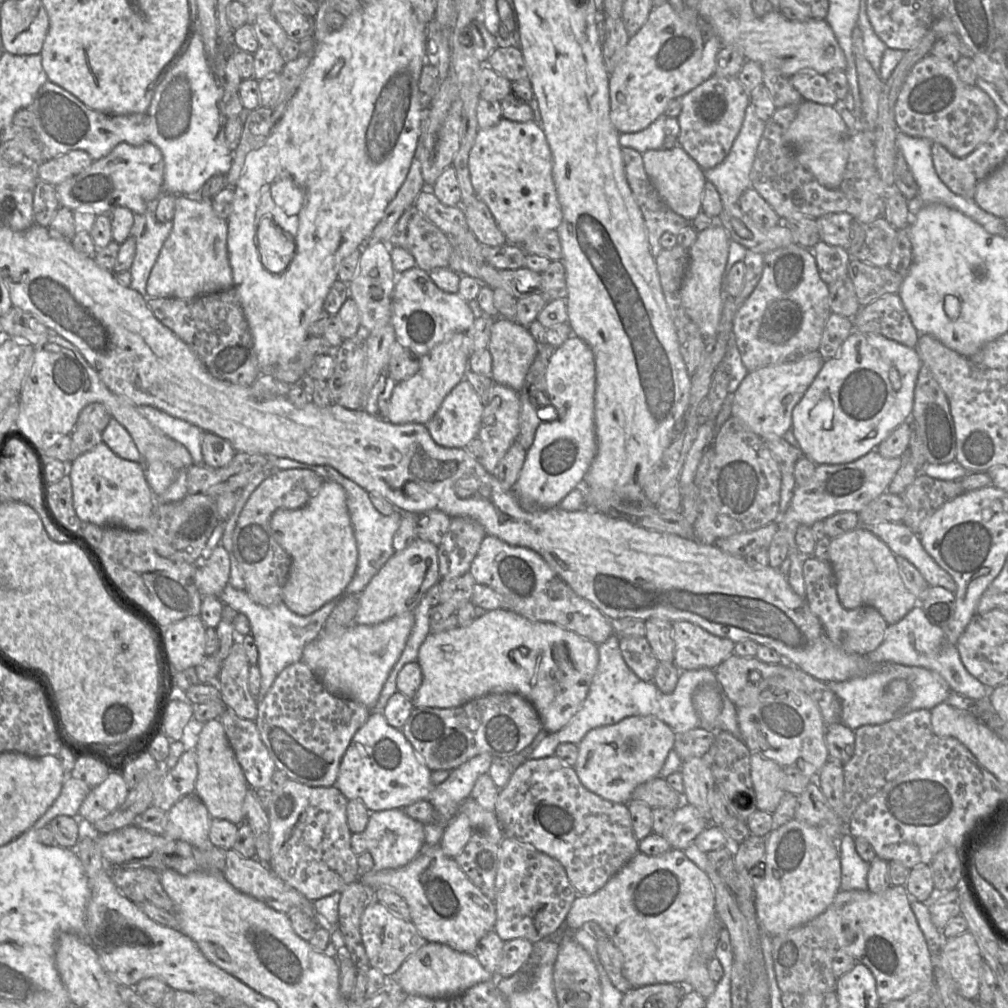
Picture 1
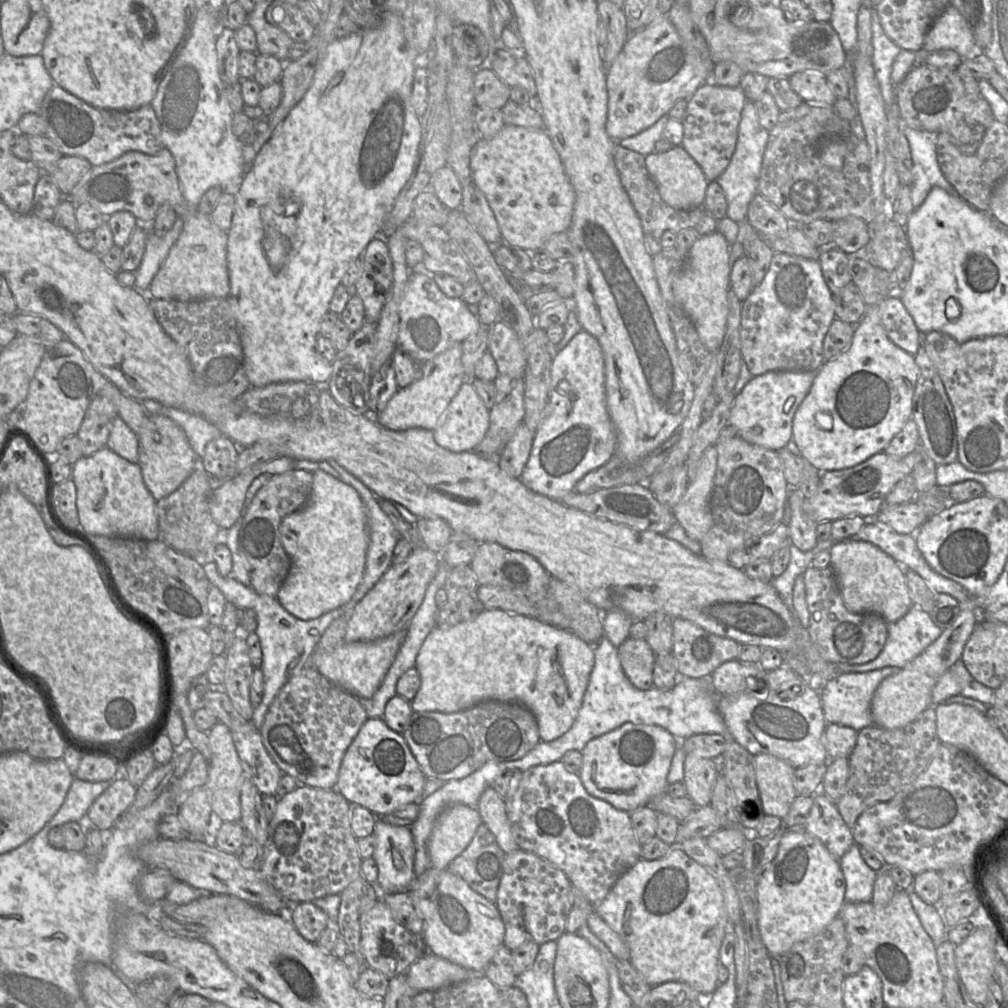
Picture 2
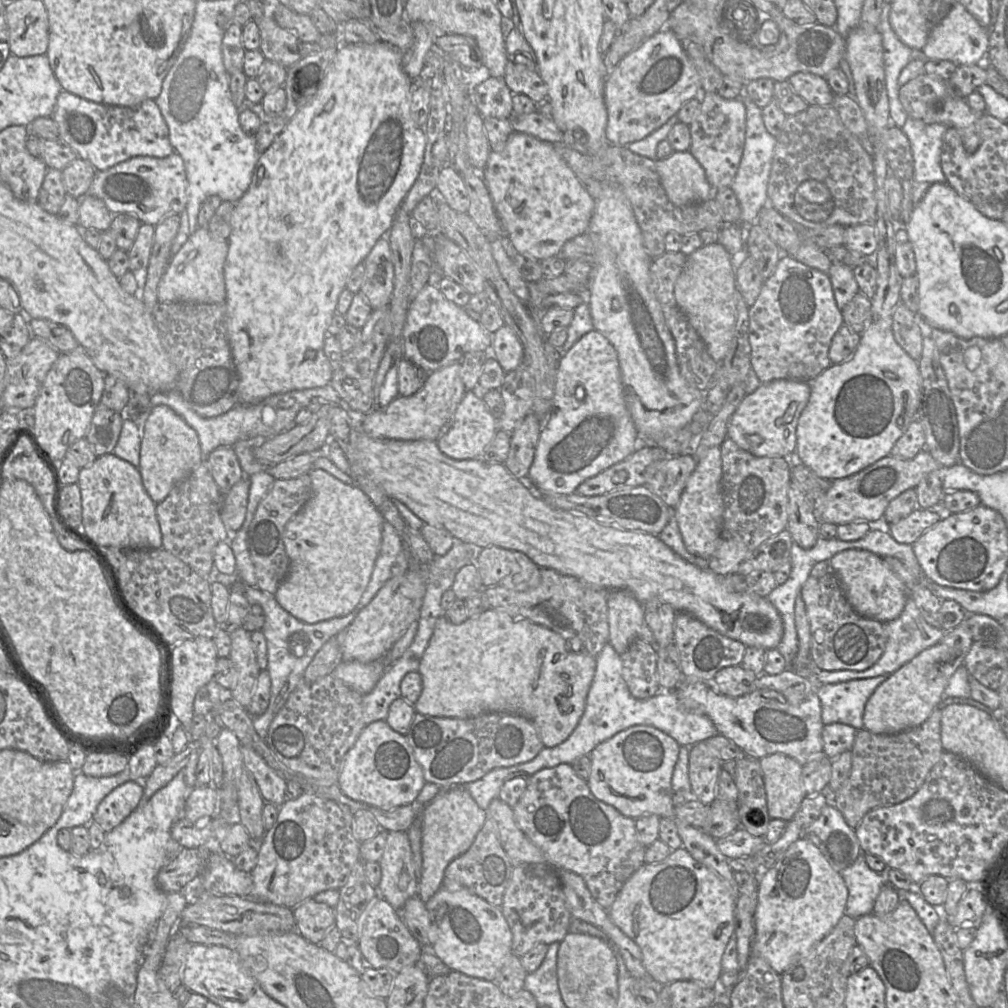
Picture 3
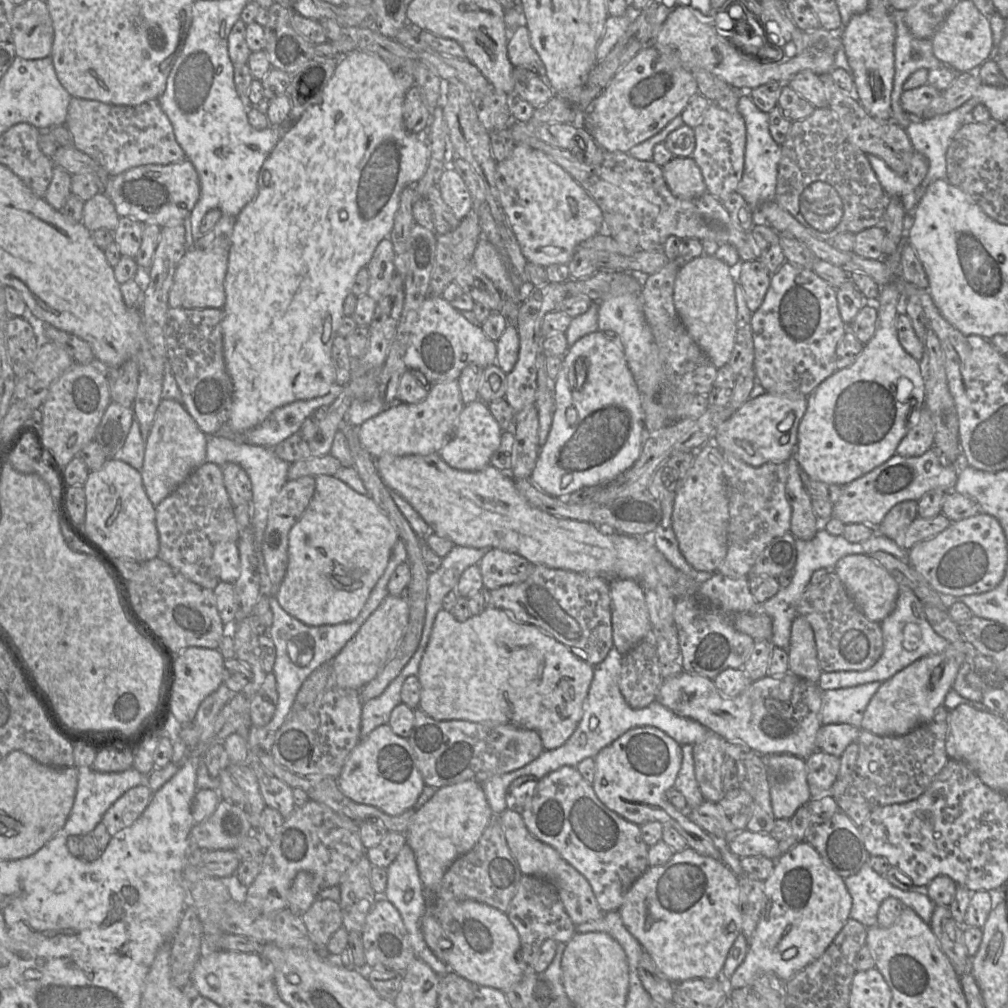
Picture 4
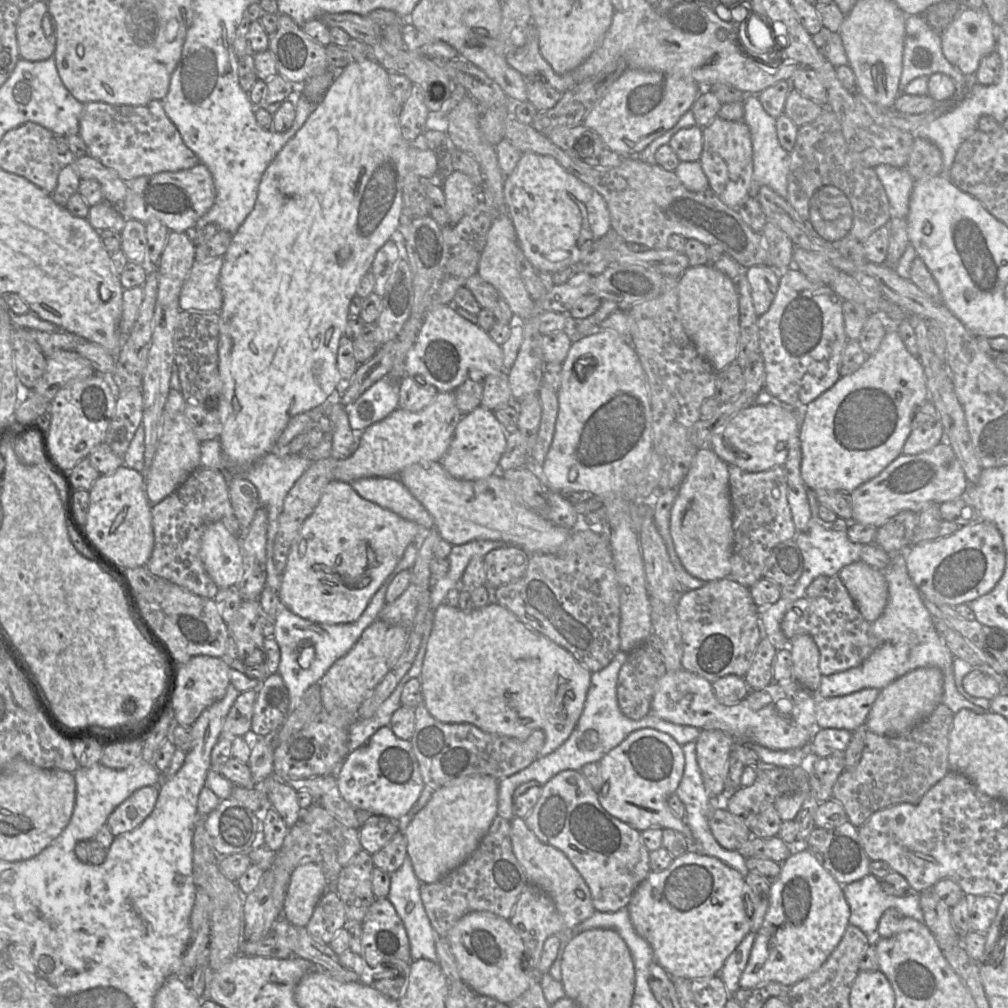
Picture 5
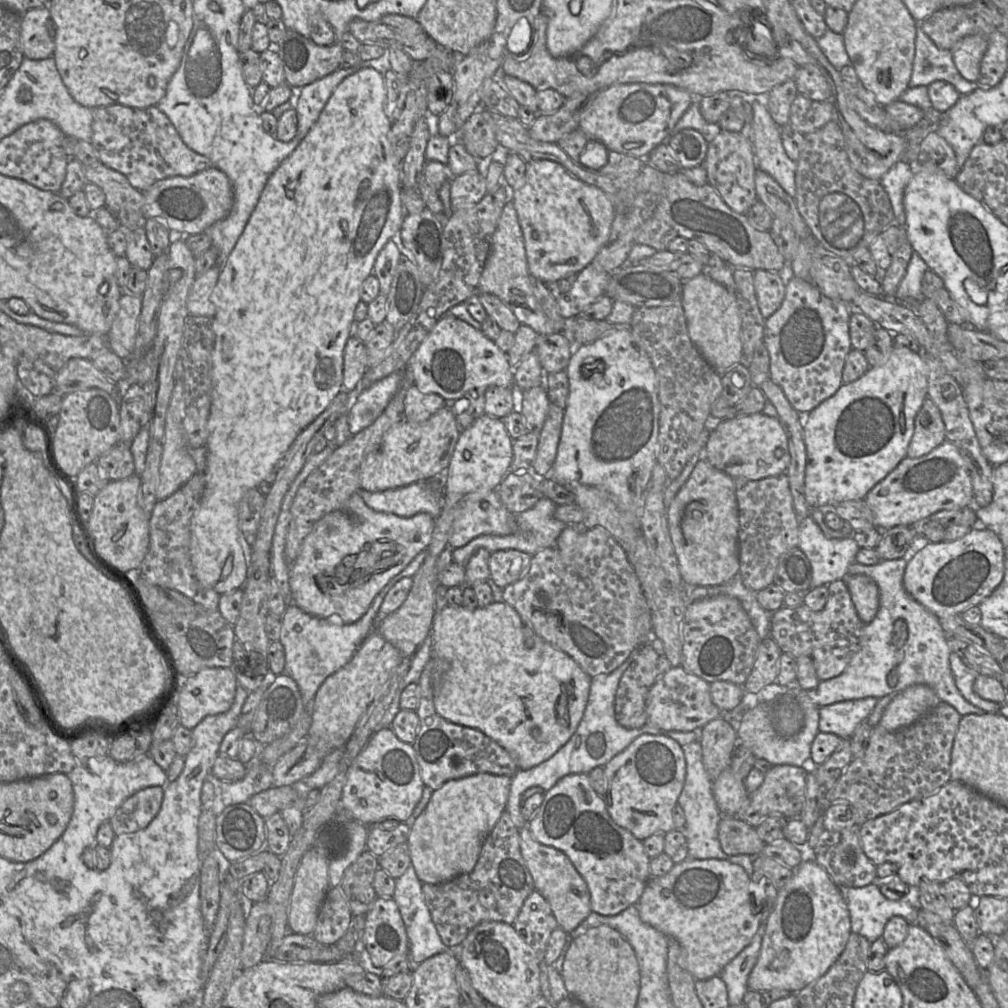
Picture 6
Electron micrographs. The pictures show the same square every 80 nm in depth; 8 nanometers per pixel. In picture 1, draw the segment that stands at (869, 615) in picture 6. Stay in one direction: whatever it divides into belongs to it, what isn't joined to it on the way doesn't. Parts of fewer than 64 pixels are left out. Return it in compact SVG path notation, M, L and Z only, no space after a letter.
M860 525L831 539L828 562L834 573L838 599L845 609L873 607L890 625L918 604L916 596L904 584L896 556L884 542Z

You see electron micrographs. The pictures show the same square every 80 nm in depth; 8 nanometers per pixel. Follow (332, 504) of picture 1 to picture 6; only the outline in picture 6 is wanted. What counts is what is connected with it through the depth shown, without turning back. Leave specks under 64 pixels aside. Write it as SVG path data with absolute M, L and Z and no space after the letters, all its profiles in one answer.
M354 493L345 508L325 514L304 538L300 551L290 565L289 586L292 602L315 617L352 624L368 611L374 598L388 582L403 571L416 555L427 549L435 519L428 513L405 518L392 513L377 512L367 506L360 493Z

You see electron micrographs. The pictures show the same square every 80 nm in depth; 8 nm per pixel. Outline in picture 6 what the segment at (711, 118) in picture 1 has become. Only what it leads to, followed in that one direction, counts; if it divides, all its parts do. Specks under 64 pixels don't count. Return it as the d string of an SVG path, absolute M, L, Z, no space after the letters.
M722 130L708 143L708 150L701 165L707 173L709 183L723 201L735 212L745 214L758 200L755 188L757 165L753 145L746 132Z

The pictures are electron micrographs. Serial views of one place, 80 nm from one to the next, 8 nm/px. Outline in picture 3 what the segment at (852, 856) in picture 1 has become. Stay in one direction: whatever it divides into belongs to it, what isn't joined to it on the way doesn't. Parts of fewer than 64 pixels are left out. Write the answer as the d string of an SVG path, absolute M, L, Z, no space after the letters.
M864 854L840 873L848 889L845 913L854 919L873 913L880 890L888 884L886 875L872 870Z

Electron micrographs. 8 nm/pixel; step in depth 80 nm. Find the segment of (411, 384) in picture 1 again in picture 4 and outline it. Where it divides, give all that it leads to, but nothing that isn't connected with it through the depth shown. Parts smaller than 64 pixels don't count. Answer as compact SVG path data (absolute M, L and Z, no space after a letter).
M458 380L435 383L422 401L414 404L397 402L366 420L358 427L359 440L374 459L386 454L404 456L439 453L454 436L463 407Z

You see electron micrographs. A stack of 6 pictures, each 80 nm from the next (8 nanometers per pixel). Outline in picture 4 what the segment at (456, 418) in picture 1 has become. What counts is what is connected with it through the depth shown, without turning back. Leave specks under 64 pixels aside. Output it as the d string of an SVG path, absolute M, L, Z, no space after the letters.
M477 399L465 404L458 418L454 436L439 451L441 458L452 468L479 471L490 465L493 453L501 443L502 429L486 403Z

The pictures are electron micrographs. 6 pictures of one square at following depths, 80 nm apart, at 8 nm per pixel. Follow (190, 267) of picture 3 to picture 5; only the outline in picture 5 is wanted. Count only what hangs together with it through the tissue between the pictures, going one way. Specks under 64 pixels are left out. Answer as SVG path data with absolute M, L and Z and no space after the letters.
M217 257L209 262L194 262L180 292L181 310L203 312L221 310L223 297L219 276L223 262L223 257Z

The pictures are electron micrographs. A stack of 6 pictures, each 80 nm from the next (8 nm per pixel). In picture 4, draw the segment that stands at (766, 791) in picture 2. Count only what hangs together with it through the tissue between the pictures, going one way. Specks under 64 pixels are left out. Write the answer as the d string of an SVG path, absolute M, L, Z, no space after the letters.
M790 754L764 756L764 760L774 816L791 819L811 799L805 760Z

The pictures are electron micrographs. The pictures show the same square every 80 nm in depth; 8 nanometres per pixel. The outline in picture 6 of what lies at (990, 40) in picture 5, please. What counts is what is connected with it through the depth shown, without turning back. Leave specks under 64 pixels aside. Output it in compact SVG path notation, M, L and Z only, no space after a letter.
M974 34L963 37L951 48L954 64L967 81L977 82L981 60L987 47L987 37L983 34Z

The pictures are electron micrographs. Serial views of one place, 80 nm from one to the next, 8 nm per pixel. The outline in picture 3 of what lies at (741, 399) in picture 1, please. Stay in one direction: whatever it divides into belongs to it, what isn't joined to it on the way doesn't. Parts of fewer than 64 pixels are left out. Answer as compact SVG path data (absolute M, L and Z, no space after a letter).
M778 379L746 394L731 417L727 437L756 457L788 458L796 449L796 427L810 397L807 382Z

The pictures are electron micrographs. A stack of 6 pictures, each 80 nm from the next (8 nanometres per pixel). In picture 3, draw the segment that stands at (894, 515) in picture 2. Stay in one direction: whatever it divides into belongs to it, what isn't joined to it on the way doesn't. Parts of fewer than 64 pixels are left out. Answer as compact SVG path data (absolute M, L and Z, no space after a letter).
M916 508L907 517L889 524L888 532L897 542L912 545L940 519L942 516L934 509Z

